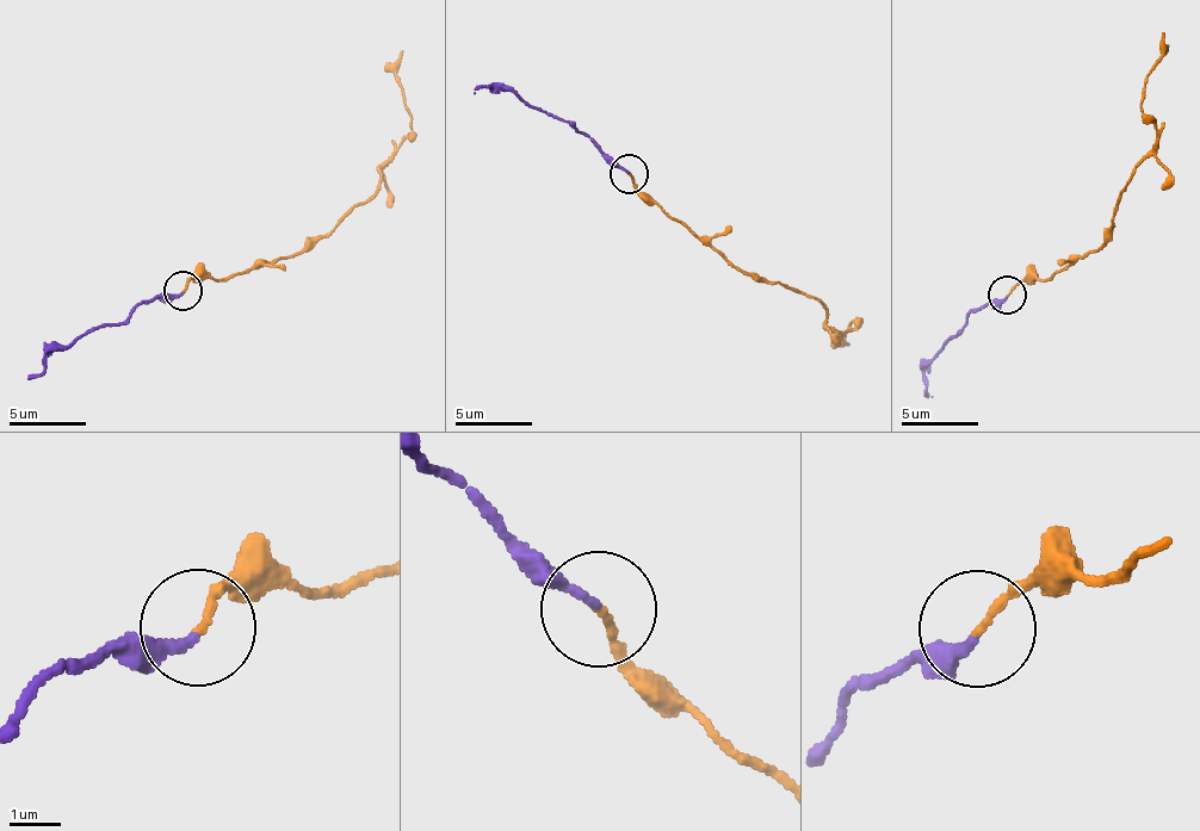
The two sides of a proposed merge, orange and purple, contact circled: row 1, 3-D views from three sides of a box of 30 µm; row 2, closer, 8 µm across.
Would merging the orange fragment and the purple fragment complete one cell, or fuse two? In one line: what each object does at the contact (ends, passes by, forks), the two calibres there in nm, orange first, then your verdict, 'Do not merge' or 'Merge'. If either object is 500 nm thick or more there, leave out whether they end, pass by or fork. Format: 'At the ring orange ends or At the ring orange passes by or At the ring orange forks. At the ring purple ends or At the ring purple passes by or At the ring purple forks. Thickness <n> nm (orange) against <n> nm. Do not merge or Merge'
At the ring orange ends. At the ring purple ends. Thickness 150 nm (orange) against 180 nm. Do not merge

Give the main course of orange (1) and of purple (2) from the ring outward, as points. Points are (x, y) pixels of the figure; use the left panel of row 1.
1: (181, 290), (193, 279), (221, 280), (283, 260), (325, 237), (376, 192), (410, 124), (399, 82), (402, 51)
2: (181, 293), (147, 299), (124, 321), (90, 328), (28, 377)

